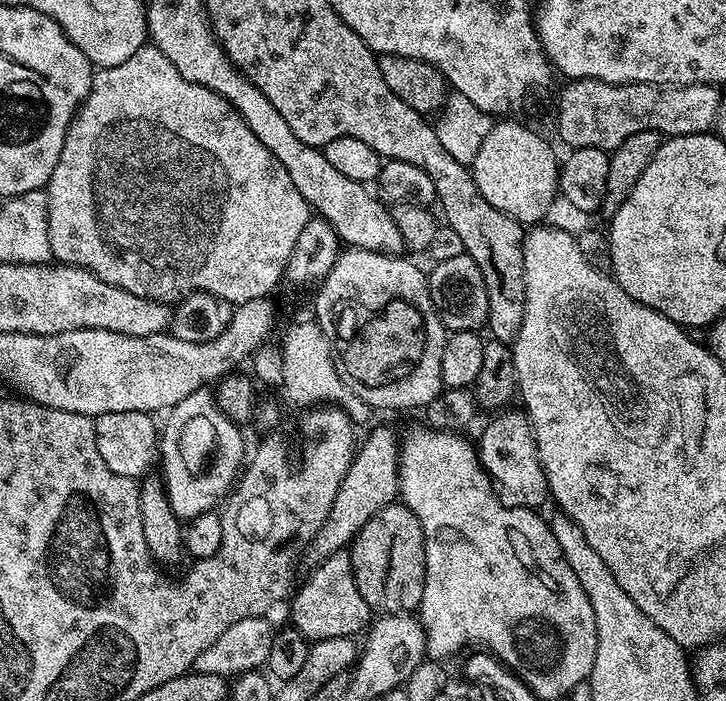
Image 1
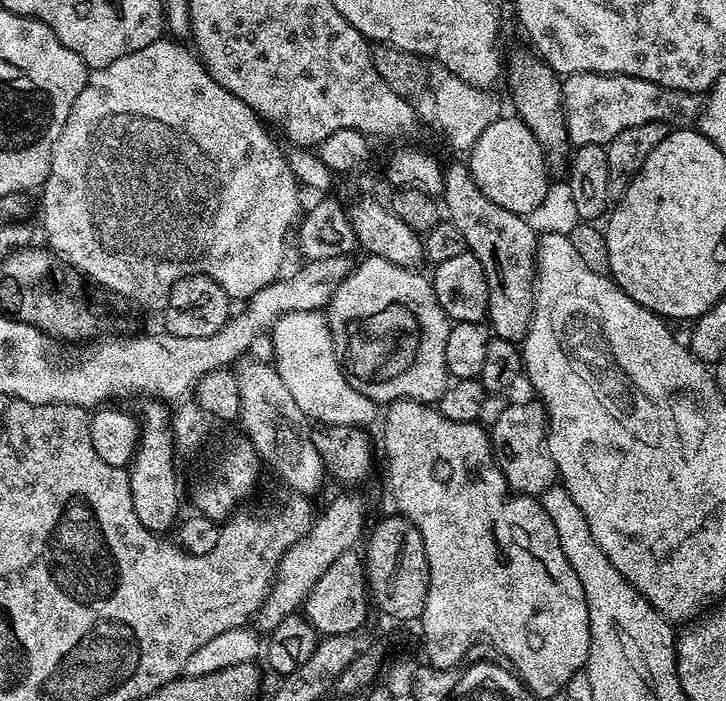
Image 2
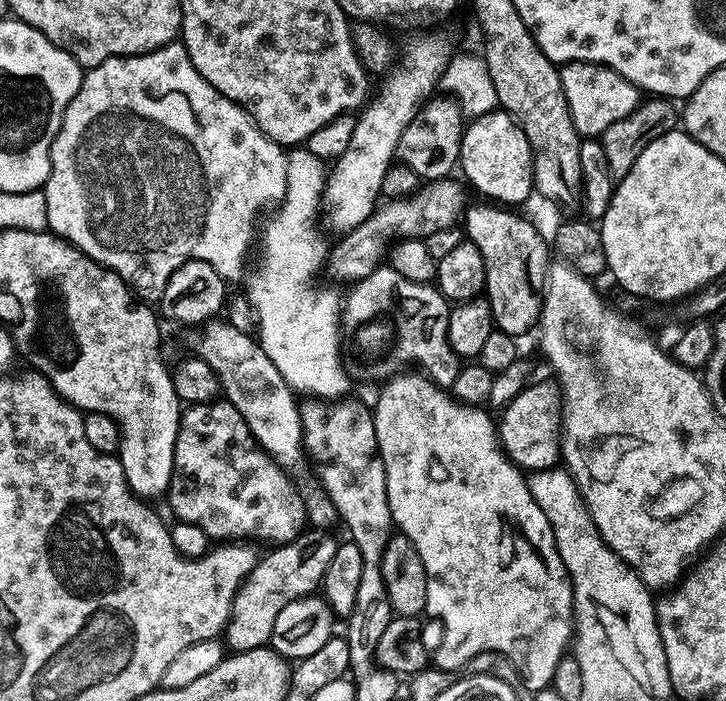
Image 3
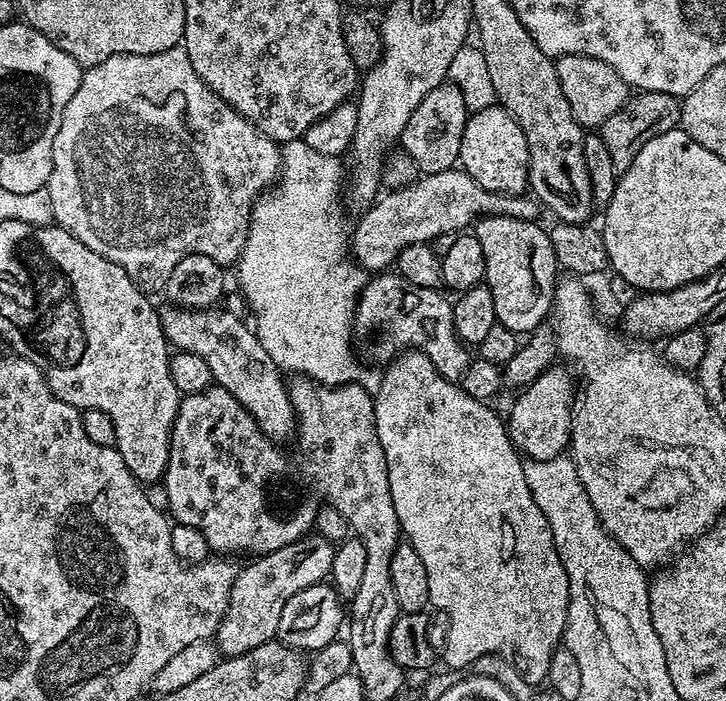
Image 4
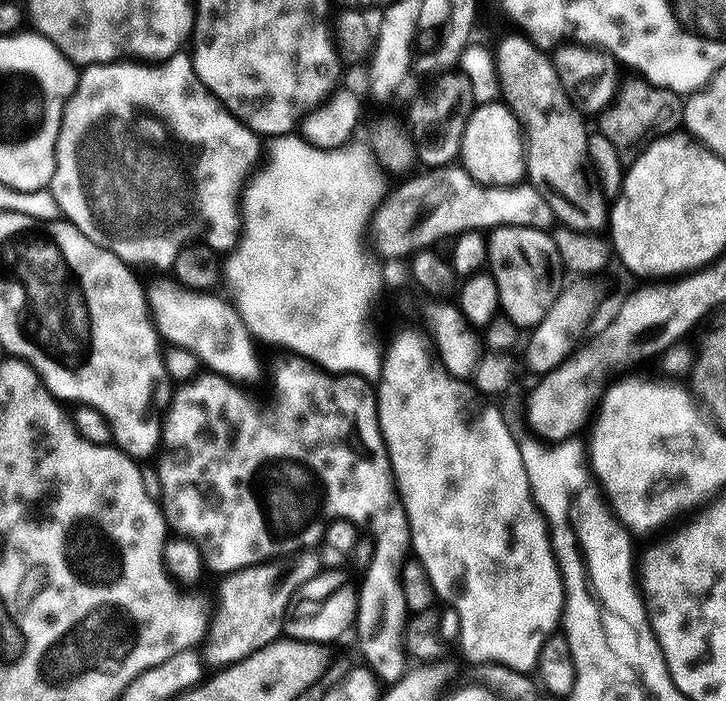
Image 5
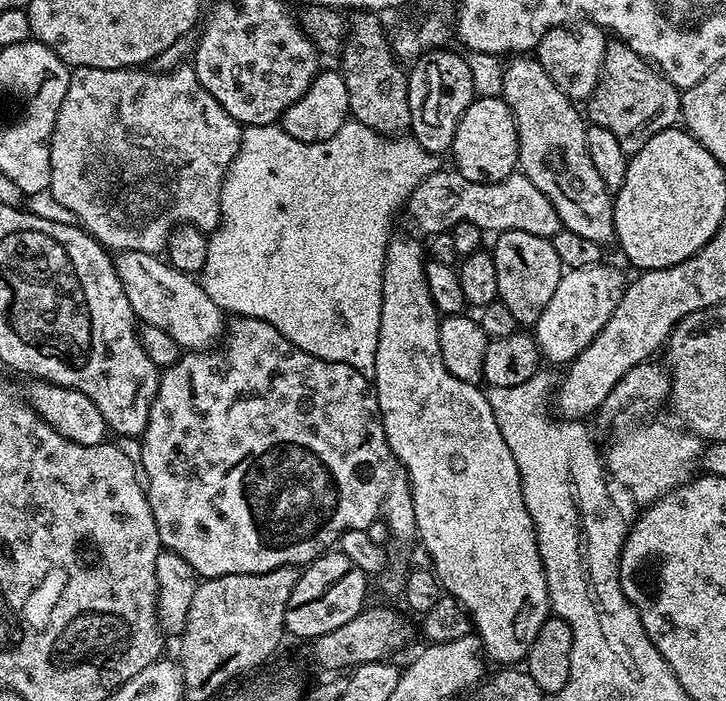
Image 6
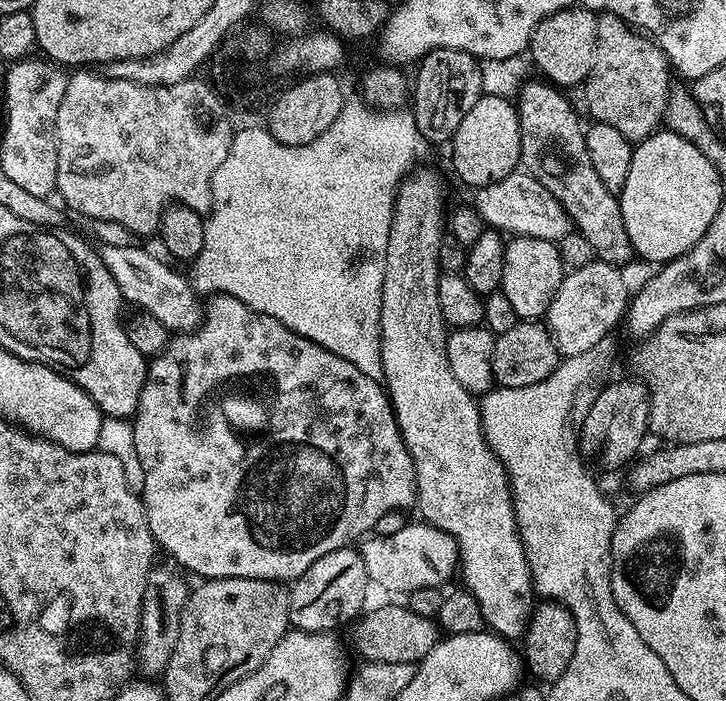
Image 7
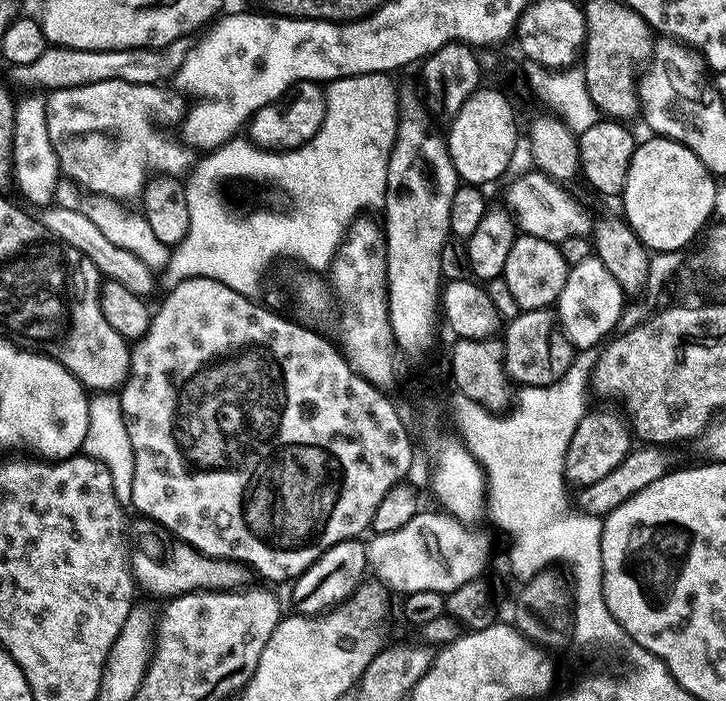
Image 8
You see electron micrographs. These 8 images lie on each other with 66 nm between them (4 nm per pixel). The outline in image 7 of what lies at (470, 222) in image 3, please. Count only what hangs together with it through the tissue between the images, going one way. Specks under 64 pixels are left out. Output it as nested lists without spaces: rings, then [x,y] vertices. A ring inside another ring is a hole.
[[[512,236],[505,243],[499,291],[503,292],[506,302],[514,306],[514,314],[521,321],[536,322],[547,317],[548,307],[565,275],[566,269],[553,241]]]

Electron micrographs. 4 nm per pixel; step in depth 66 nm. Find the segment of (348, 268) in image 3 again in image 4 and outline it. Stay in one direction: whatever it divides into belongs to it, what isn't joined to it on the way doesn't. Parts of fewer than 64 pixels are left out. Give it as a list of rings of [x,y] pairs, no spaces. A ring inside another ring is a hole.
[[[463,170],[430,172],[421,175],[415,184],[383,194],[385,196],[357,222],[356,230],[350,234],[351,255],[352,252],[356,255],[355,263],[368,274],[383,273],[387,269],[384,267],[391,265],[406,246],[429,243],[447,232],[459,233],[477,218],[515,216],[518,220],[537,219],[535,199],[524,200],[523,195],[503,196],[500,192],[488,192]]]

